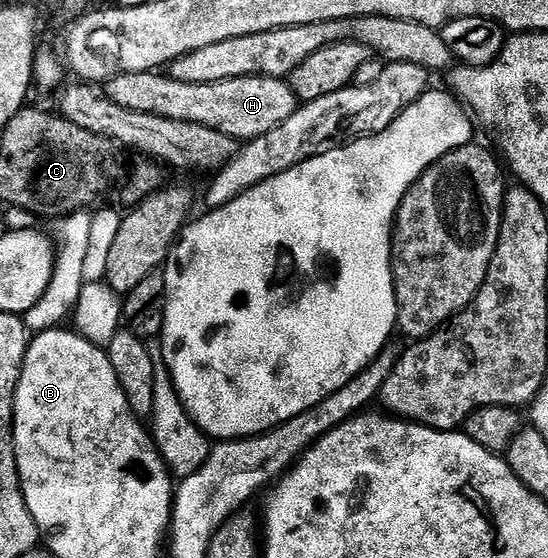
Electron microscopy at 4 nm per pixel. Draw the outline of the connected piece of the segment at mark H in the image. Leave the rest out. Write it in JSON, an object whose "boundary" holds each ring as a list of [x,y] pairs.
{"boundary":[[[164,71],[132,72],[119,74],[106,81],[105,89],[108,97],[129,110],[139,110],[141,114],[155,114],[159,118],[171,118],[175,122],[195,122],[199,126],[211,126],[211,130],[219,130],[219,134],[227,134],[232,140],[248,142],[275,130],[299,107],[293,85],[288,79],[279,76],[240,76],[223,82],[175,82]]]}

